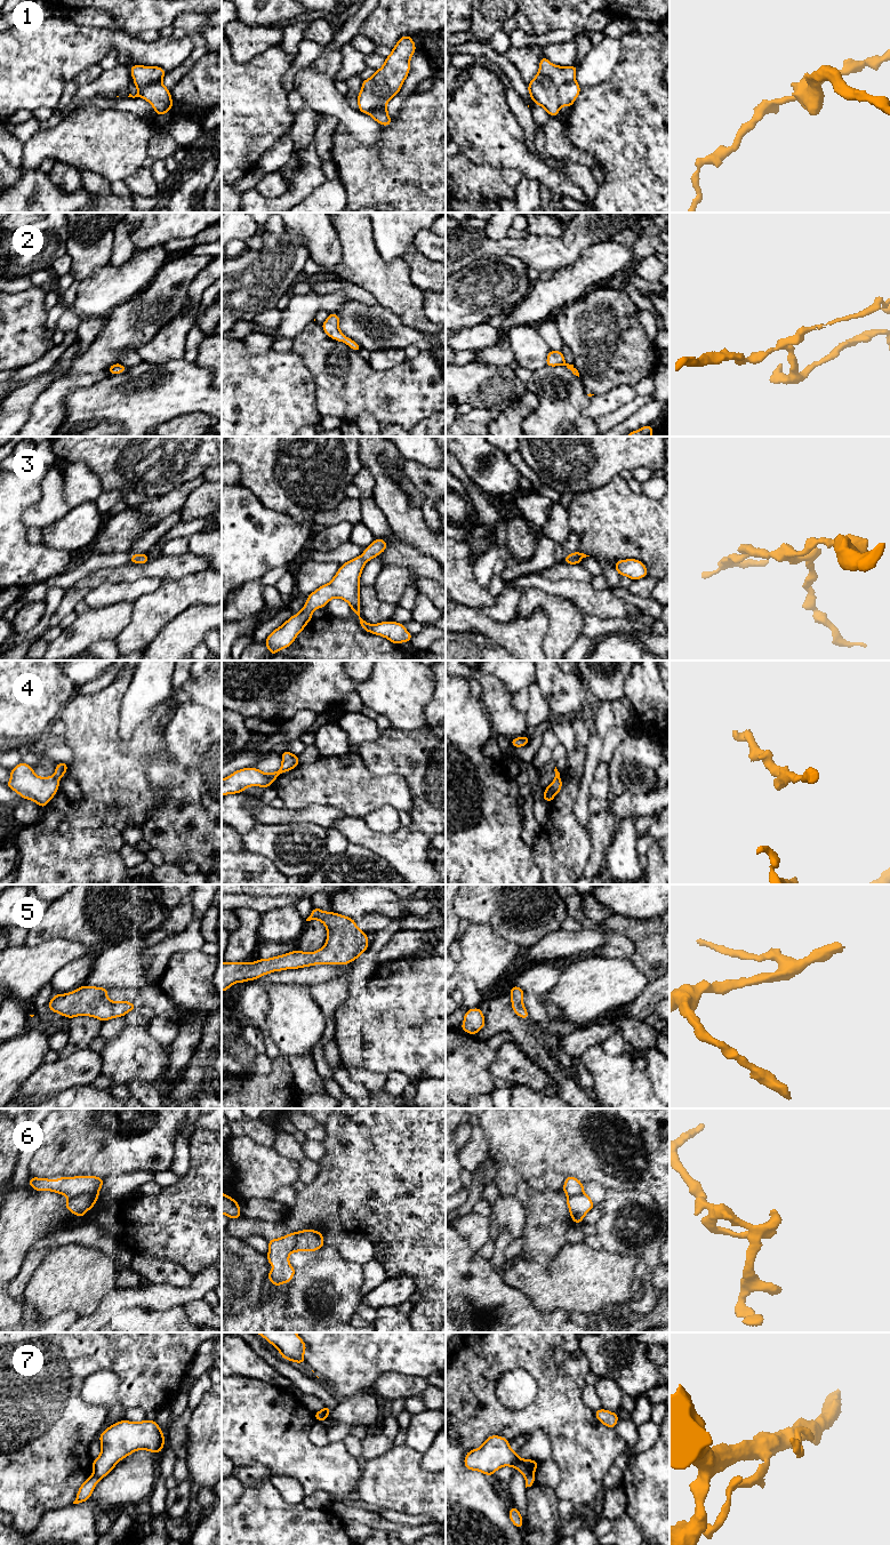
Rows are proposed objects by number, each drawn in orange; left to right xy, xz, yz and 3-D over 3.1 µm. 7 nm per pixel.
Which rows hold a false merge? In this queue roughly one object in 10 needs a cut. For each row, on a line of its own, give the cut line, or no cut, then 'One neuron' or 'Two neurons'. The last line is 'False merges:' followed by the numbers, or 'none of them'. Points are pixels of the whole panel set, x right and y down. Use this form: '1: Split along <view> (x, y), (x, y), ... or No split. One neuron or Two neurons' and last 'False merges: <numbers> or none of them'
1: Split along yz (574, 79), (564, 82), (558, 89), (560, 105). Two neurons
2: No split. One neuron
3: No split. One neuron
4: No split. One neuron
5: No split. One neuron
6: No split. One neuron
7: Split along yz (532, 1474), (526, 1478). Two neurons
False merges: 1, 7

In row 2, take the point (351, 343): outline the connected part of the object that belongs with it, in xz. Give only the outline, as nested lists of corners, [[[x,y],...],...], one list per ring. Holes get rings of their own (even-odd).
[[[330,313],[327,318],[327,320],[321,325],[323,331],[332,339],[343,342],[346,345],[348,345],[353,351],[360,352],[361,347],[360,345],[346,337],[340,330],[339,330],[339,321],[340,318],[336,313]]]

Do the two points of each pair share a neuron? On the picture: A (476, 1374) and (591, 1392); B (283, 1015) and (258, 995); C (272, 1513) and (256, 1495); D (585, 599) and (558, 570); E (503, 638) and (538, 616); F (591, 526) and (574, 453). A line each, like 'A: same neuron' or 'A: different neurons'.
A: different neurons
B: different neurons
C: same neuron
D: different neurons
E: same neuron
F: different neurons

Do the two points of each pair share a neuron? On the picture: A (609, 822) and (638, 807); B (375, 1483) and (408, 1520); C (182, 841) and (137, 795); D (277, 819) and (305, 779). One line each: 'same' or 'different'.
A: different
B: different
C: different
D: different

